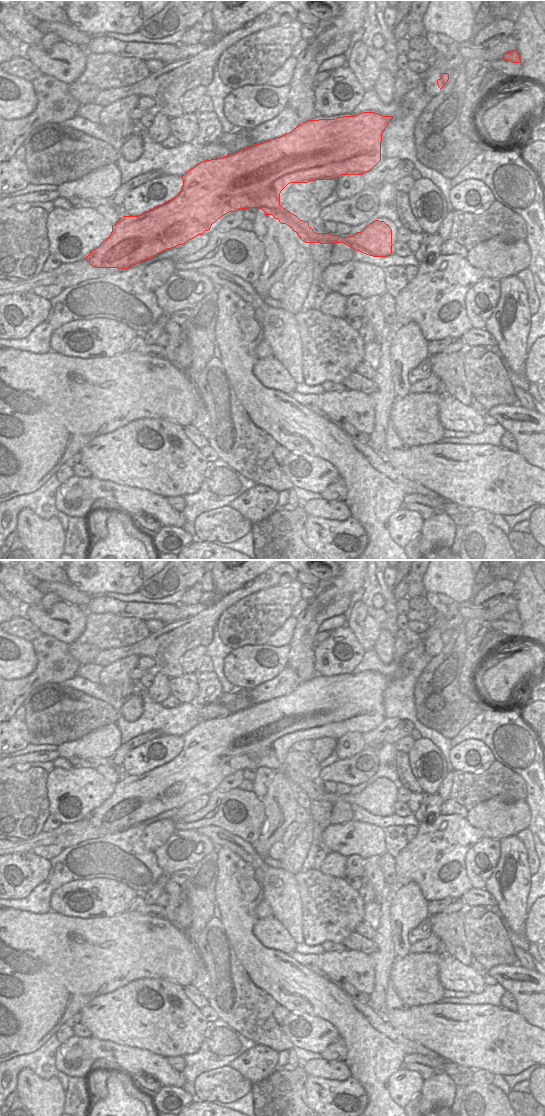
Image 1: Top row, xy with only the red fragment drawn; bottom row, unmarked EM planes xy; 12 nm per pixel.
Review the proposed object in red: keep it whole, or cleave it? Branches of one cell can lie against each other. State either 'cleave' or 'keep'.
keep

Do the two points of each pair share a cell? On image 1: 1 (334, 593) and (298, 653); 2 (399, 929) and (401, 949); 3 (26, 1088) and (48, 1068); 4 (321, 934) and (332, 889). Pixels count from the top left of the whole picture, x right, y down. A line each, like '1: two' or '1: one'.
1: one
2: one
3: two
4: one

